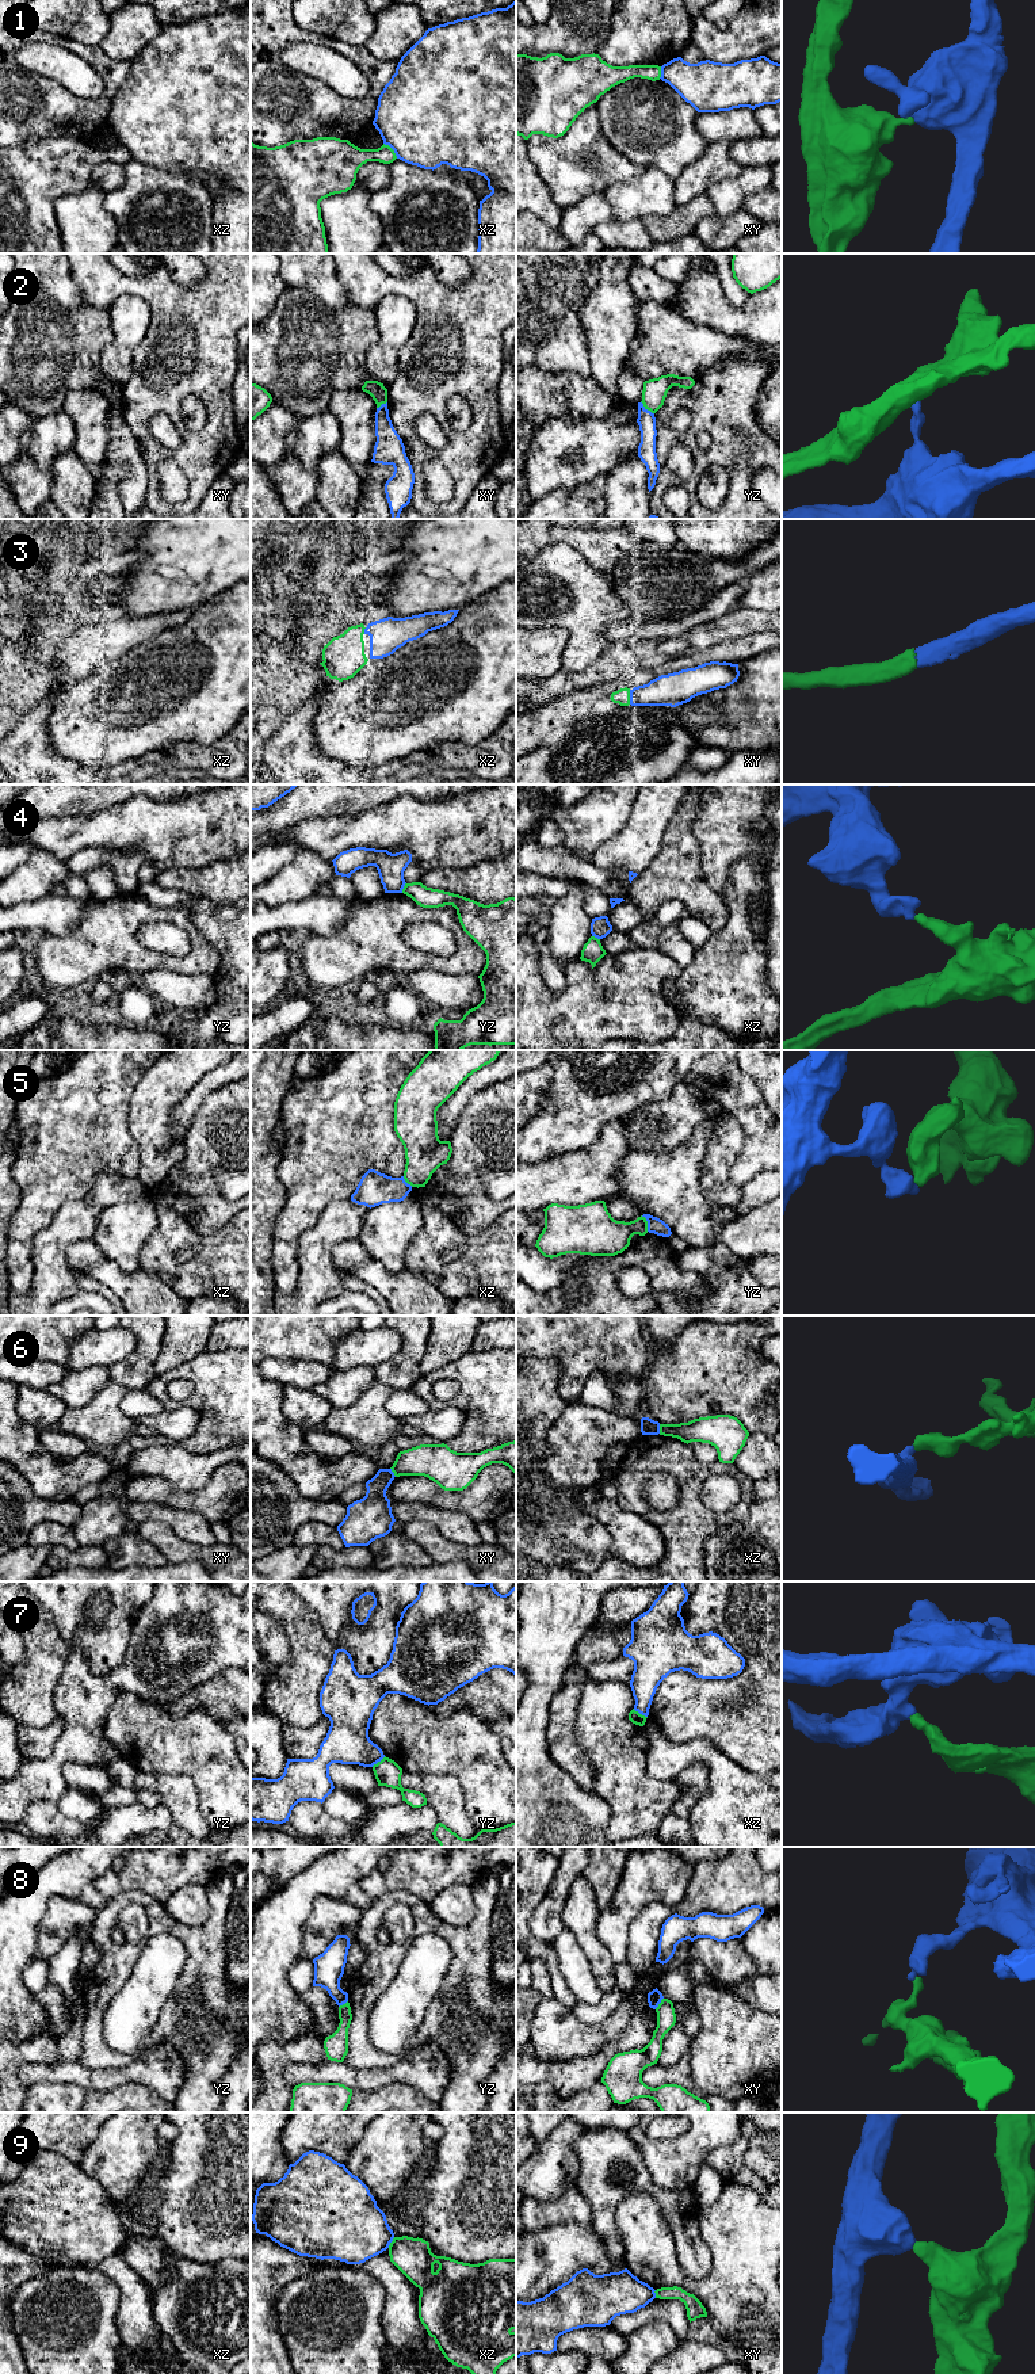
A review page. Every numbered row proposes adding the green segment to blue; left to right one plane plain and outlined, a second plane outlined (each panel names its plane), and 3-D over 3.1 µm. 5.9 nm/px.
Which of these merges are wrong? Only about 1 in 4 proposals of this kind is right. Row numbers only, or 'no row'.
1, 2, 4, 5, 6, 7, 8, 9

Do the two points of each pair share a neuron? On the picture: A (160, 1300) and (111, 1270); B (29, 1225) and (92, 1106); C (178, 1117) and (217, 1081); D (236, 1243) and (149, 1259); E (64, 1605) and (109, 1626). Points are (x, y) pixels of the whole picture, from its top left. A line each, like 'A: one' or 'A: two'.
A: one
B: one
C: one
D: one
E: one

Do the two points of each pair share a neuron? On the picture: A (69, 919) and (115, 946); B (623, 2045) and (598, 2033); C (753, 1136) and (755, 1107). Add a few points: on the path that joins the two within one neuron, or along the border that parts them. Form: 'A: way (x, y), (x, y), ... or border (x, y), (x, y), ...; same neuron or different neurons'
A: border (91, 903), (72, 931), (64, 935), (46, 932); different neurons
B: border (631, 2015), (617, 2037), (584, 2057); different neurons
C: way (755, 1129), (755, 1114); same neuron

